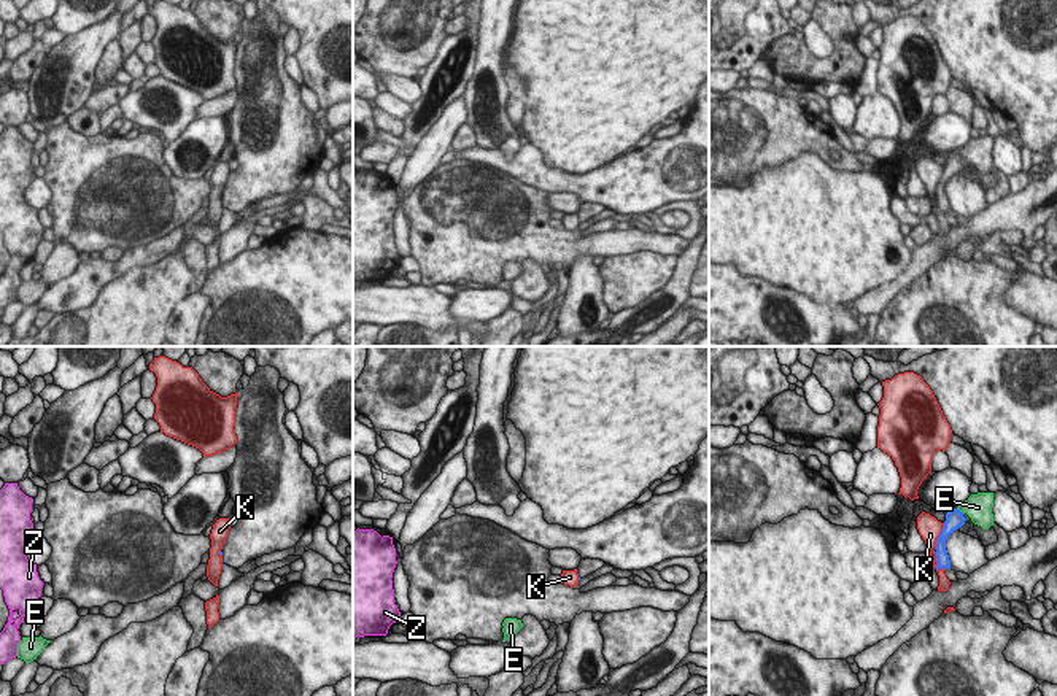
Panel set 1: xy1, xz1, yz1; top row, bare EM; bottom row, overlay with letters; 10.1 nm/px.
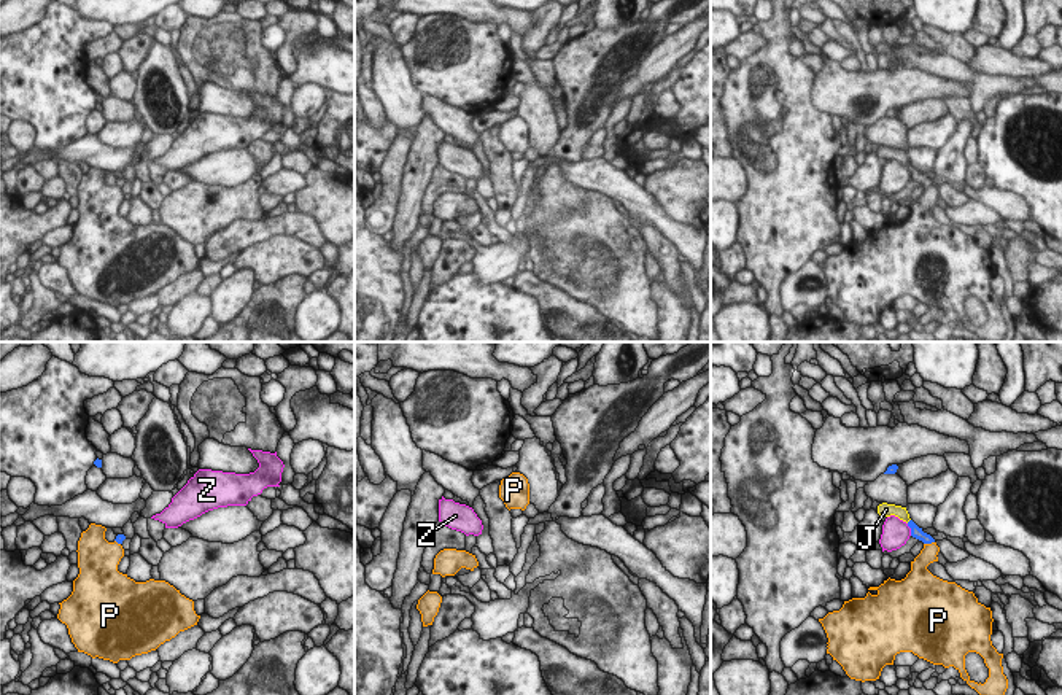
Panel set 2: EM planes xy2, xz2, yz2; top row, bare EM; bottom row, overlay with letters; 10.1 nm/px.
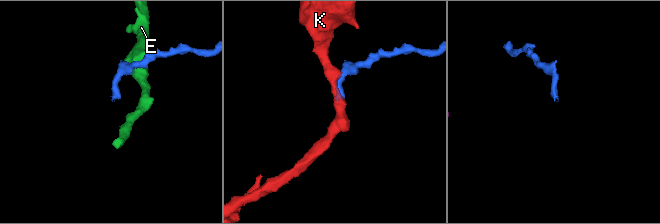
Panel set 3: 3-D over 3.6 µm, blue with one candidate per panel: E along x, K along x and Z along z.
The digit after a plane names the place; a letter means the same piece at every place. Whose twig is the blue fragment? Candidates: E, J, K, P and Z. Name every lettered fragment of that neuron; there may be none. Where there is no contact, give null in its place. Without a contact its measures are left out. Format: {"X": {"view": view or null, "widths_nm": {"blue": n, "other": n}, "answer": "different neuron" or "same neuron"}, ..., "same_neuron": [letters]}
{"E": {"view": "yz1", "widths_nm": {"blue": 190, "other": 280}, "answer": "different neuron"}, "J": {"view": null, "answer": "different neuron"}, "K": {"view": "yz1", "widths_nm": {"blue": 190, "other": 220}, "answer": "different neuron"}, "P": {"view": "yz2", "widths_nm": {"blue": 120, "other": 170}, "answer": "different neuron"}, "Z": {"view": "yz2", "widths_nm": {"blue": 120, "other": 280}, "answer": "different neuron"}, "same_neuron": []}

